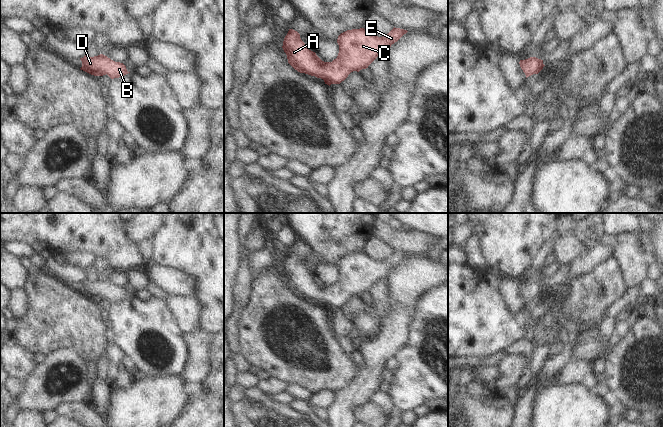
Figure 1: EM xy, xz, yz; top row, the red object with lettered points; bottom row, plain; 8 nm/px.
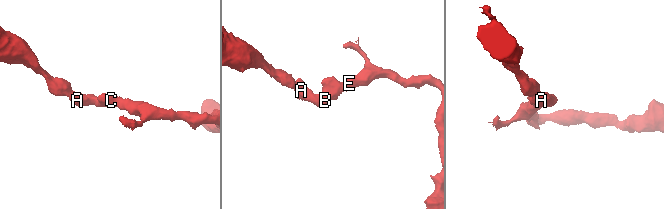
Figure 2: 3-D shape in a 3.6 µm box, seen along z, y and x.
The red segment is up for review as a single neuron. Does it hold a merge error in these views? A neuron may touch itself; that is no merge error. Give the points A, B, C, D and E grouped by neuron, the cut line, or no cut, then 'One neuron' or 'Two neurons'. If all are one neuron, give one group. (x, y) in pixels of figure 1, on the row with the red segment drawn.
Groups: A B C D E. No split. One neuron

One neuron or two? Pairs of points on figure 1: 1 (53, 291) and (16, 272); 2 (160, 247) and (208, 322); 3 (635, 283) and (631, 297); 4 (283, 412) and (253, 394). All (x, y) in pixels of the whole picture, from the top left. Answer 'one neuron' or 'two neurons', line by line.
1: two neurons
2: one neuron
3: two neurons
4: one neuron

